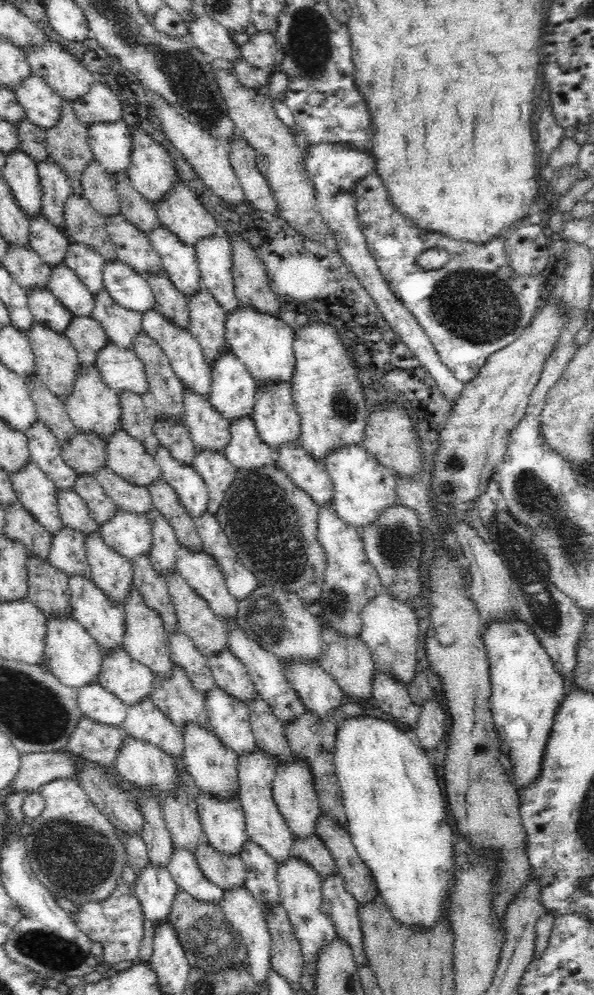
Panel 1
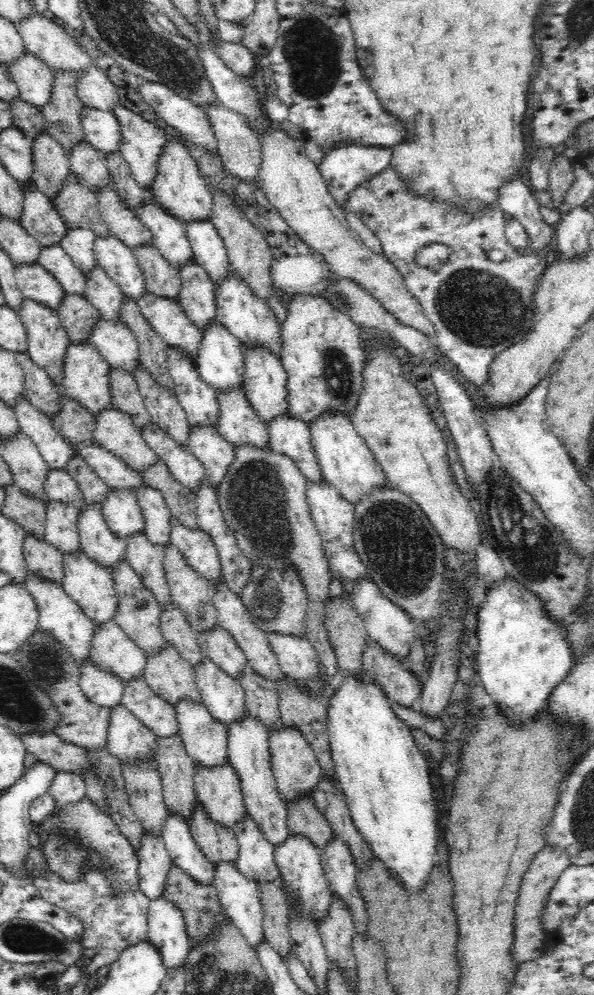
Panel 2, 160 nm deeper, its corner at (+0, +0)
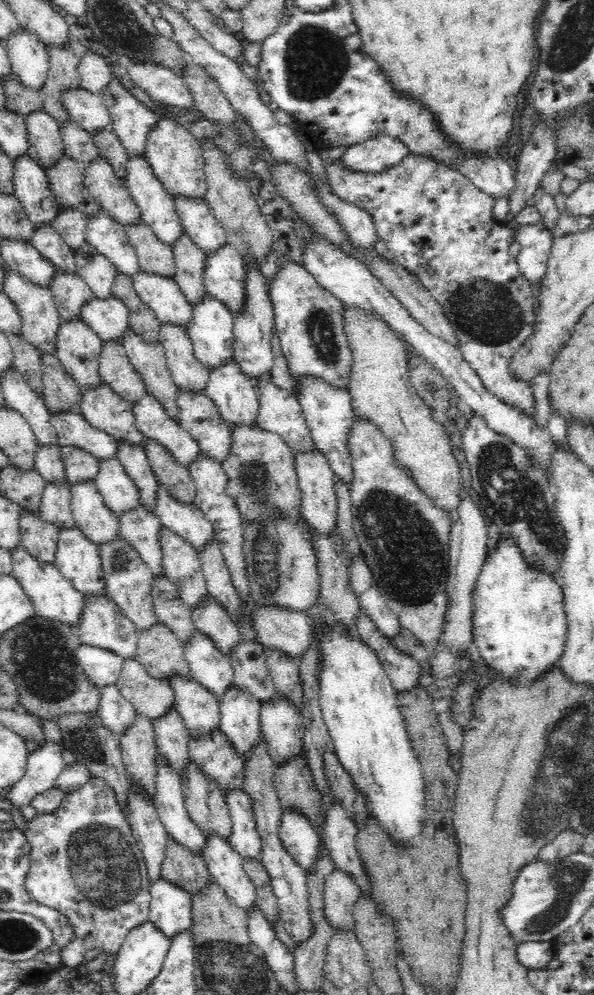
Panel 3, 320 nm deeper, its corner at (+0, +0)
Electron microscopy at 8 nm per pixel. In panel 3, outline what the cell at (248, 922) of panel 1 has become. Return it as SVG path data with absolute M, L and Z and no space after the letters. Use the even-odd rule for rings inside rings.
M210 835L205 840L201 854L209 873L216 879L216 884L222 887L228 900L247 912L256 903L255 886L243 869L242 857L229 840L220 835Z

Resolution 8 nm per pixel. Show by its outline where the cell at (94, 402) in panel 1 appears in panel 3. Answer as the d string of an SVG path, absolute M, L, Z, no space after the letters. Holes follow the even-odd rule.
M70 319L68 322L62 320L56 336L56 356L64 365L66 373L76 381L81 390L95 387L100 381L99 373L100 353L102 350L102 339L98 337L91 327L82 319Z

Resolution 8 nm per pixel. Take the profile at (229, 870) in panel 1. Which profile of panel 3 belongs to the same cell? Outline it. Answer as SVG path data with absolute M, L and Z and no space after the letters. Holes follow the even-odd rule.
M194 761L179 776L188 814L204 837L220 835L229 840L232 834L231 814L220 785L204 775Z

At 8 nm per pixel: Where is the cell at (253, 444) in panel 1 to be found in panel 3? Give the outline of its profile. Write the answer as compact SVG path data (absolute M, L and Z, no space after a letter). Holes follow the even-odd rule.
M236 359L227 360L219 369L209 370L205 392L218 407L222 421L230 428L256 425L259 409L257 388Z

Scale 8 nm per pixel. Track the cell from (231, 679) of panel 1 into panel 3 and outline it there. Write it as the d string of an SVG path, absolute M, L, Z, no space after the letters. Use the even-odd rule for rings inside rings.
M210 595L206 596L206 603L196 606L191 611L191 618L198 631L210 637L216 647L230 658L233 648L238 644L240 631L232 621L230 613L222 609L217 601Z

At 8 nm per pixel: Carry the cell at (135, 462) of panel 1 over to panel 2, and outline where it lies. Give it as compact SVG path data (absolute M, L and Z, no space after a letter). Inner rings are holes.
M114 405L98 413L93 420L93 438L134 472L143 473L159 458L145 441L130 415Z

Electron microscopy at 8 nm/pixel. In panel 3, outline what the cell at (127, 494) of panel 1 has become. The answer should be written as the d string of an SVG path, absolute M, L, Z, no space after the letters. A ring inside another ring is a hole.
M79 408L52 413L50 420L58 435L59 446L76 446L99 461L117 456L118 441L88 423Z

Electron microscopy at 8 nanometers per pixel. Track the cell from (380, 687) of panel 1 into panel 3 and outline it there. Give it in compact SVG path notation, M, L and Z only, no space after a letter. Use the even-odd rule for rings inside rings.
M363 610L358 613L356 632L360 639L372 647L396 692L413 689L419 684L420 666L413 656L402 654L396 645L374 625L374 621Z

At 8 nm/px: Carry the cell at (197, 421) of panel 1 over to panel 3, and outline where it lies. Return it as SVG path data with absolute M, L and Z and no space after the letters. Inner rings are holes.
M161 324L159 335L160 342L164 345L168 368L178 388L204 393L209 379L209 370L196 359L186 329L176 324Z

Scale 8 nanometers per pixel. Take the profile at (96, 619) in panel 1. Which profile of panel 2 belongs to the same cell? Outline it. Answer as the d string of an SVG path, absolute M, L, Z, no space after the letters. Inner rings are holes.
M81 549L64 556L64 582L63 590L72 598L90 620L94 621L96 626L107 623L113 619L117 609L118 598L110 570L101 568L98 562L89 558Z

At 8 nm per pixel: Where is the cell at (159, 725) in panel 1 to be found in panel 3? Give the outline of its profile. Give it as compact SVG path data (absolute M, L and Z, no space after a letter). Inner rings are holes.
M137 659L125 660L116 685L137 712L152 722L174 707L175 696L170 681L150 676Z

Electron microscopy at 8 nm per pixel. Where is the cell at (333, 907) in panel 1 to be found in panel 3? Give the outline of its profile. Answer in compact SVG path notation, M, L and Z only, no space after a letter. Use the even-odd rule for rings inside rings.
M333 802L325 814L322 826L321 842L328 847L328 857L332 858L334 868L346 871L354 877L360 893L370 897L370 881L364 865L360 861L360 853L356 848L358 826L350 813L340 802Z

